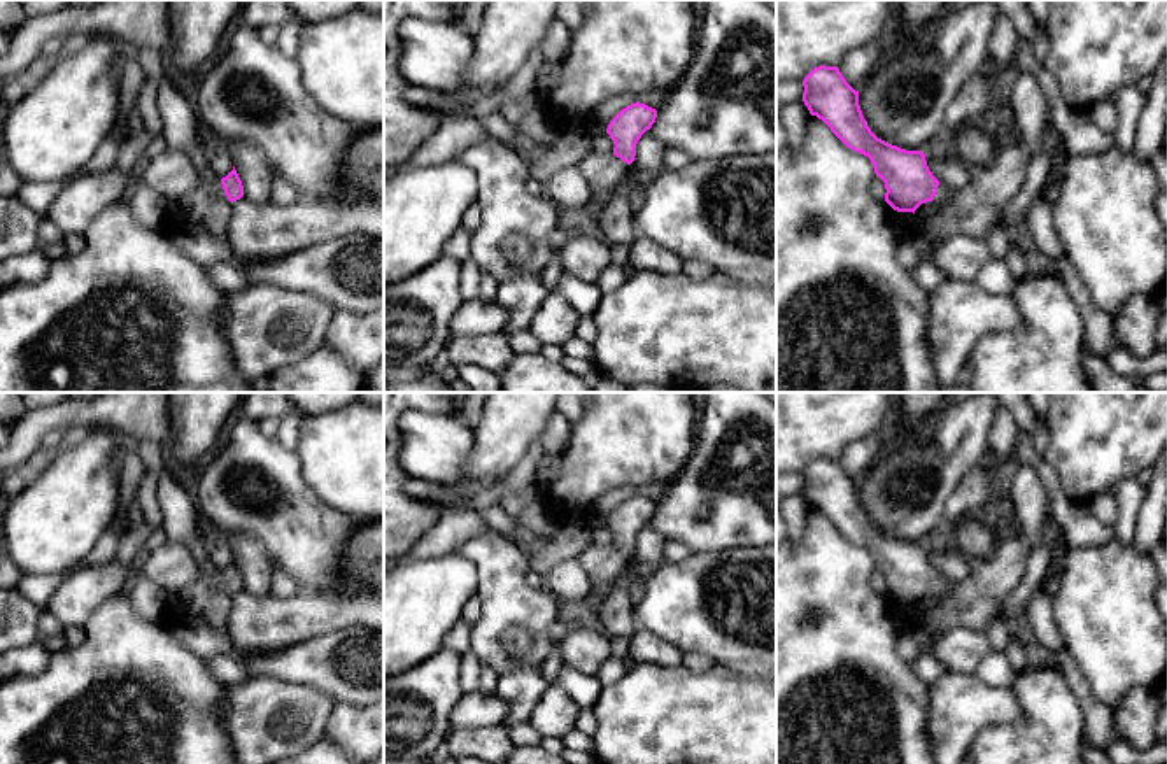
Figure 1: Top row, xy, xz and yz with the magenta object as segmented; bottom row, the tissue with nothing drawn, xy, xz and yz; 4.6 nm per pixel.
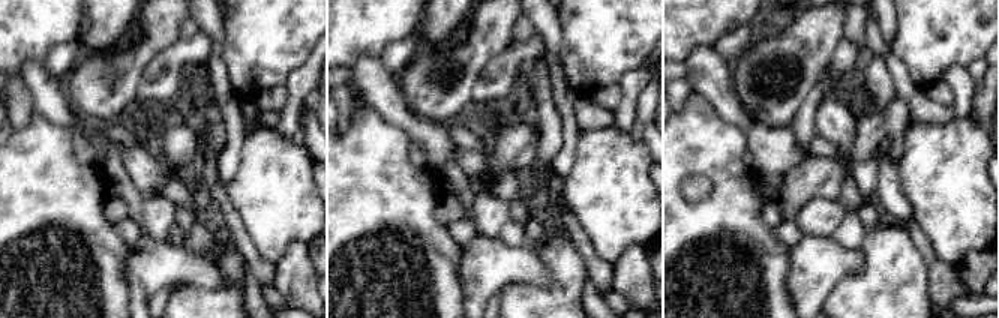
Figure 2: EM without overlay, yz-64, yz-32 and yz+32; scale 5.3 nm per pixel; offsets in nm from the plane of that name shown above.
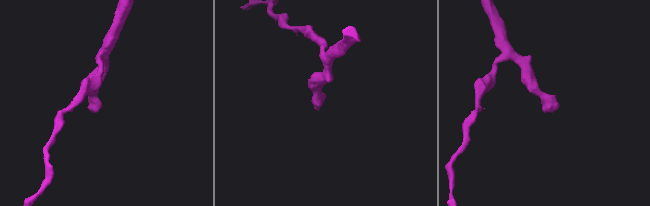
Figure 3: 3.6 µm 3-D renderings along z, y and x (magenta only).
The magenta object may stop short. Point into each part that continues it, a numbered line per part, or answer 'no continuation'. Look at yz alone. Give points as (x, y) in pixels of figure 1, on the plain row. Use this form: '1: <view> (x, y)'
1: yz (945, 586)

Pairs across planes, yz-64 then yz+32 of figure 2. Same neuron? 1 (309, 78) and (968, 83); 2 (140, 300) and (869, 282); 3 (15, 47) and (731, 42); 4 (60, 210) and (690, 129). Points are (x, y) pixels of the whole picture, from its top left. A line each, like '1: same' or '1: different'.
1: same
2: different
3: different
4: same

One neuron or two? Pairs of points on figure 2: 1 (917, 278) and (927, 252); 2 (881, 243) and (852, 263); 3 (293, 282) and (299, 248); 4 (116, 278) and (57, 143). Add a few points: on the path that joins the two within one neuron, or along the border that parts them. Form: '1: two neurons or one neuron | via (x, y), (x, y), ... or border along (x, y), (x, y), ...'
1: two neurons | border along (906, 230), (923, 258), (930, 296)
2: two neurons | border along (860, 249), (863, 267), (837, 281)
3: one neuron | via (296, 273), (297, 257)
4: one neuron | via (92, 245), (84, 231), (57, 204), (57, 176)

